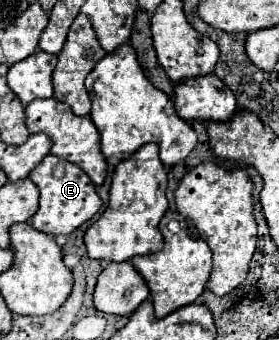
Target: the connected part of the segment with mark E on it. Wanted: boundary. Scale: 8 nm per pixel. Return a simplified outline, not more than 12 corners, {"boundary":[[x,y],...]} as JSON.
{"boundary":[[47,155],[29,179],[39,187],[31,223],[69,235],[103,205],[77,165]]}

